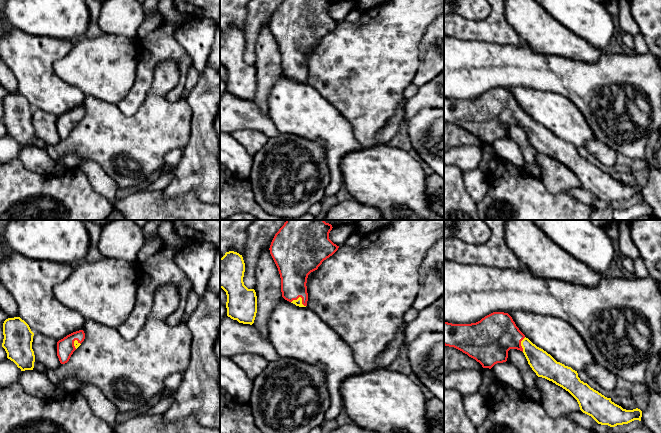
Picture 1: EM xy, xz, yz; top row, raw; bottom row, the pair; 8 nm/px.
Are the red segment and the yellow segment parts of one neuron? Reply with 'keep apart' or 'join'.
join

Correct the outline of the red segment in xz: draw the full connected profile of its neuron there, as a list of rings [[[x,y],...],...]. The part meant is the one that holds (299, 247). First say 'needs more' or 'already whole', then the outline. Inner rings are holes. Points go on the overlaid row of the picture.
needs more; [[[286,220],[275,234],[269,250],[280,274],[285,300],[307,306],[308,275],[339,248],[329,239],[332,228],[324,220]]]

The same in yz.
needs more; [[[493,312],[480,321],[471,324],[452,324],[444,321],[444,345],[454,347],[479,362],[483,368],[491,369],[497,363],[507,361],[508,351],[517,349],[524,353],[528,364],[538,377],[552,381],[568,391],[578,402],[580,410],[591,416],[598,424],[615,427],[634,420],[641,421],[642,411],[623,409],[578,377],[577,371],[557,362],[550,354],[533,344],[519,330],[508,313]]]

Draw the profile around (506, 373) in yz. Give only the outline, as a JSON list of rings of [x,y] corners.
[[[510,362],[497,363],[491,368],[499,382],[524,392],[526,387],[517,368]]]

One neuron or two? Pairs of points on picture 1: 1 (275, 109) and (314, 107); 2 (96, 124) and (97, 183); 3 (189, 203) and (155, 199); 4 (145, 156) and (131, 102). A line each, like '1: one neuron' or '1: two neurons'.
1: one neuron
2: two neurons
3: one neuron
4: two neurons

